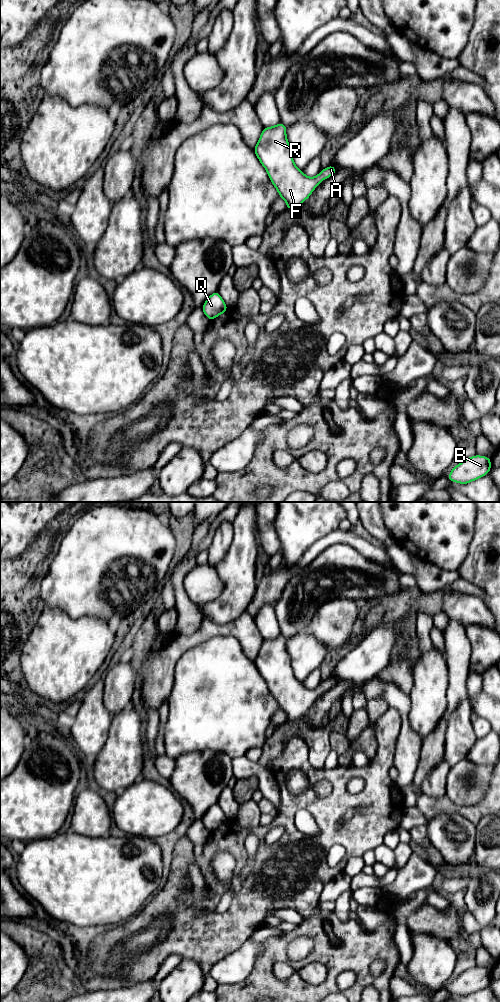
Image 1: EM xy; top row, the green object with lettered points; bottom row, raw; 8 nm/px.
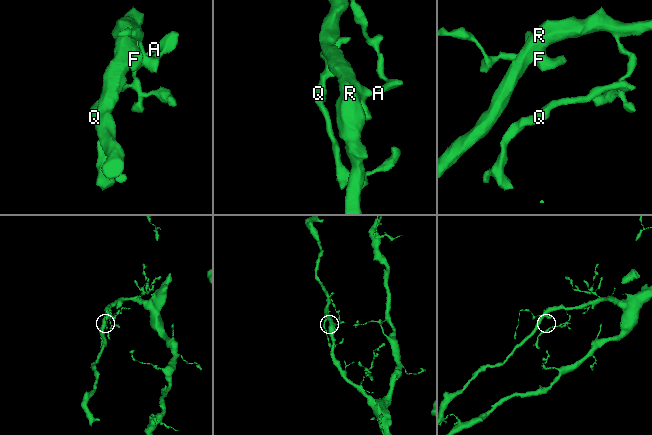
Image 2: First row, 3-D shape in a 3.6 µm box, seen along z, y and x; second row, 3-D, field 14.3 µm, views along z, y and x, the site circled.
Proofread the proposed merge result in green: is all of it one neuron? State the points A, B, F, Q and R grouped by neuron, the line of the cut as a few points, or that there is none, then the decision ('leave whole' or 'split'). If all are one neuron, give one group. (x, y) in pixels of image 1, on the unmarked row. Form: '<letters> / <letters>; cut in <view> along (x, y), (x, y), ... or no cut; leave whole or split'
A B F Q R; no cut; leave whole

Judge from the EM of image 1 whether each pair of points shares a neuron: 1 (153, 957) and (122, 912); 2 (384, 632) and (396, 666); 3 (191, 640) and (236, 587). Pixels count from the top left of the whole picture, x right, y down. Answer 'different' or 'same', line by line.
1: different
2: different
3: different

